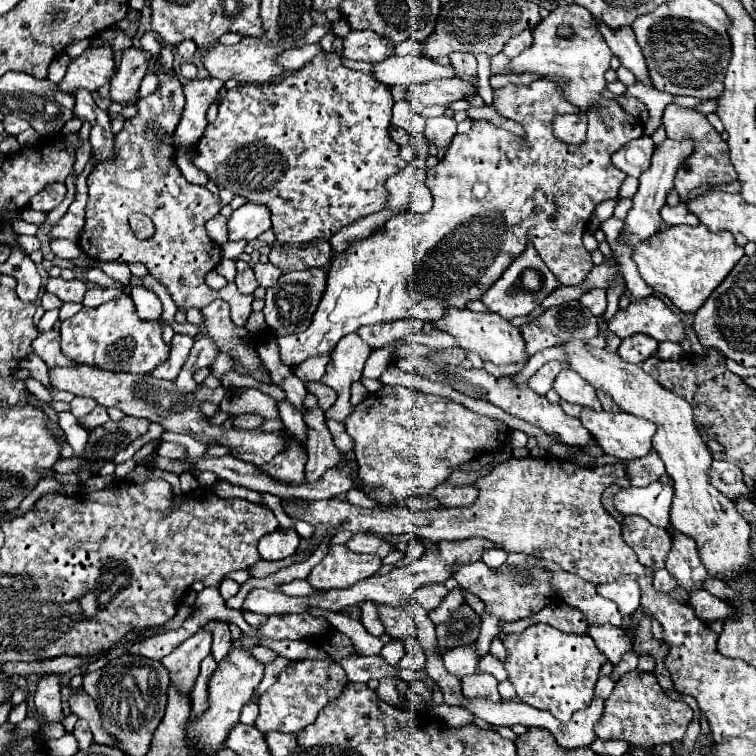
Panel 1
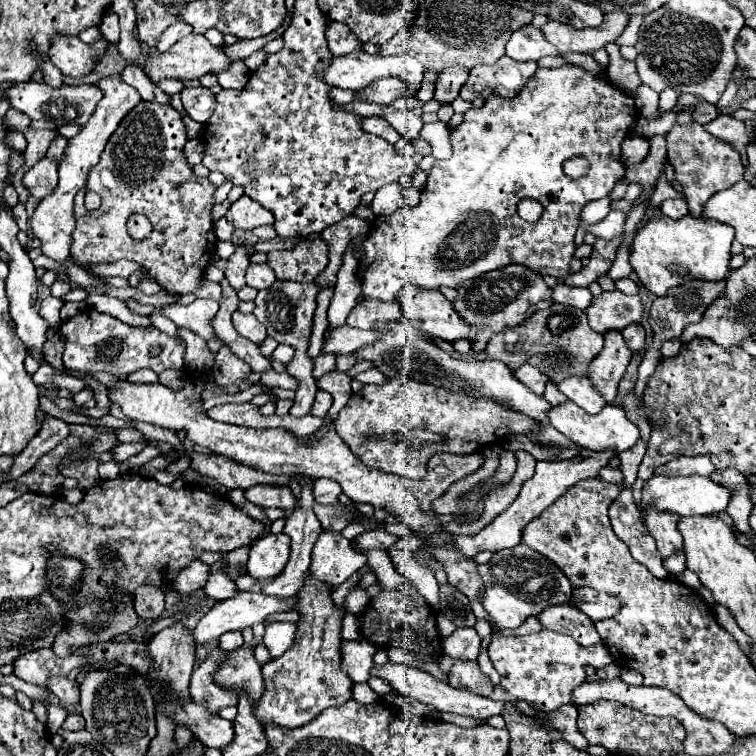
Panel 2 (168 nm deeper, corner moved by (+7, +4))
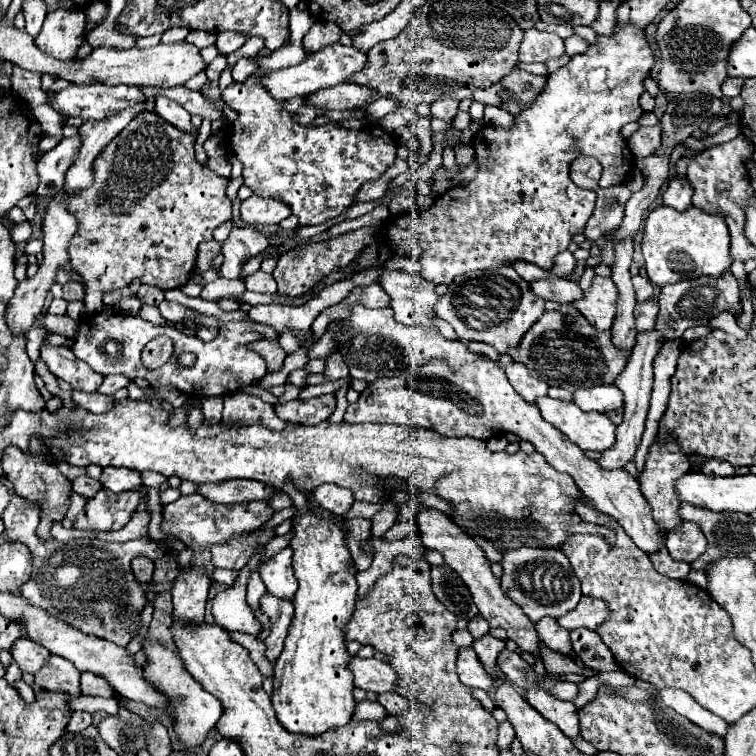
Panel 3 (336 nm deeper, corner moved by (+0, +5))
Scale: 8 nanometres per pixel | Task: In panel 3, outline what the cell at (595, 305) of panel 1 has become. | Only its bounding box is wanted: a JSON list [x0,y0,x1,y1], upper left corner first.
[530,278,582,304]

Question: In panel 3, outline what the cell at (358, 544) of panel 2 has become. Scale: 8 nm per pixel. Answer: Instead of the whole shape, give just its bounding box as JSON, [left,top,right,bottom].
[384,518,418,540]

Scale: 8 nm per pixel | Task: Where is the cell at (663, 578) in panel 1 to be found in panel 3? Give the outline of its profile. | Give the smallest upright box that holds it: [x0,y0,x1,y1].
[666,520,706,562]

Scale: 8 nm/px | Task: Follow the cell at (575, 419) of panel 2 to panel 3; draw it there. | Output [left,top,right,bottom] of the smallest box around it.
[534,396,616,452]

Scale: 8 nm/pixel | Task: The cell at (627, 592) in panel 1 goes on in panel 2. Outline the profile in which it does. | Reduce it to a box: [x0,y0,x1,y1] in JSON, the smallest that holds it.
[573,587,619,621]

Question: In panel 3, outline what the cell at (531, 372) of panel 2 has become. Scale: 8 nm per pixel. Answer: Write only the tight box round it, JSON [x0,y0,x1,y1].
[504,362,548,402]

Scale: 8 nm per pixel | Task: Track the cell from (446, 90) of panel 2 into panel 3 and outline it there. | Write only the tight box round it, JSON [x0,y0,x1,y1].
[432,100,458,124]

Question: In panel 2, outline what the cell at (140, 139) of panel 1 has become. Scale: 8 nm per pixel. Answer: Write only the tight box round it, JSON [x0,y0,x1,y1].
[71,101,221,301]

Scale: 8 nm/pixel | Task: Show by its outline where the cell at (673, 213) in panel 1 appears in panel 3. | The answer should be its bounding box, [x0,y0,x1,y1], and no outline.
[664,176,692,212]

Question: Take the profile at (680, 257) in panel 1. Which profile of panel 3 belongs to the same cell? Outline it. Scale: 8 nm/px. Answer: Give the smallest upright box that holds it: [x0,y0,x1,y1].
[642,206,732,286]

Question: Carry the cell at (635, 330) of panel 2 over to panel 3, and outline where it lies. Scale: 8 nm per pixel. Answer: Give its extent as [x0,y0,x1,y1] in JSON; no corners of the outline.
[634,298,658,332]

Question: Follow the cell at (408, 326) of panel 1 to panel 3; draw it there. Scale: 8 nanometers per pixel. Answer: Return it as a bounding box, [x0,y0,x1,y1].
[346,282,388,308]

